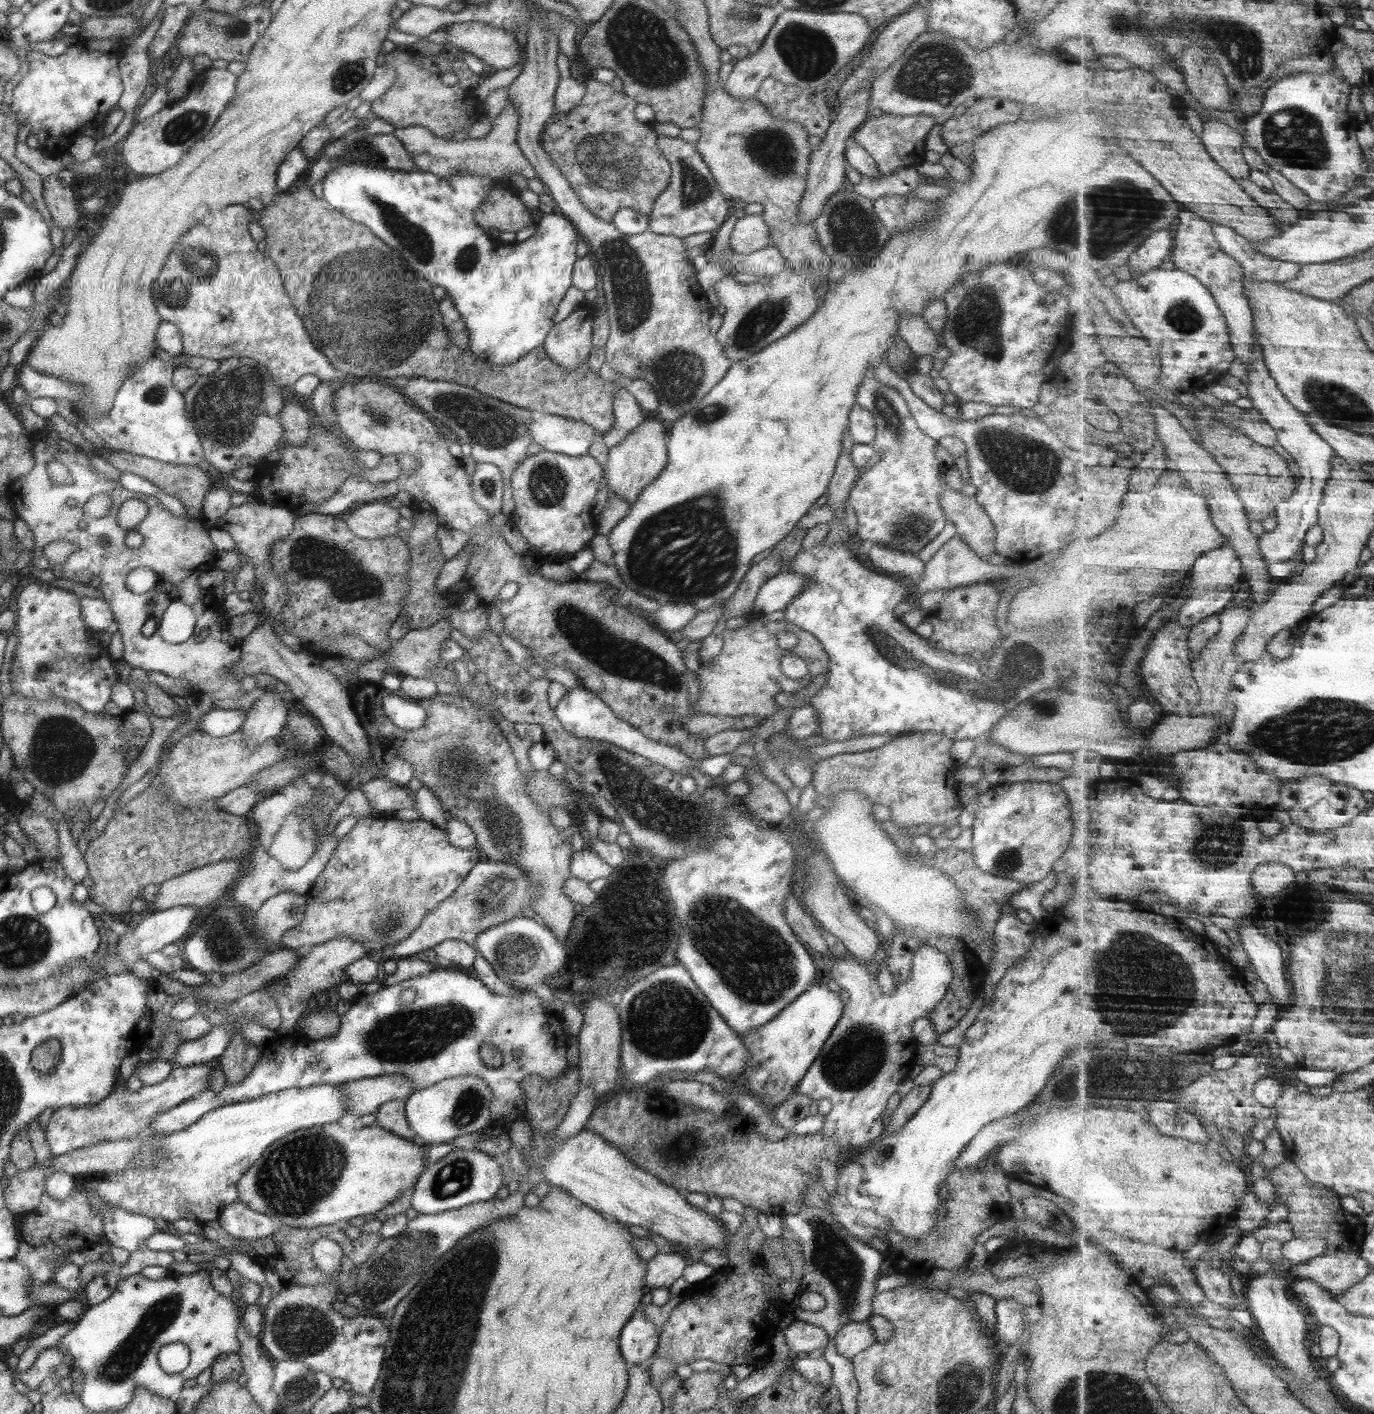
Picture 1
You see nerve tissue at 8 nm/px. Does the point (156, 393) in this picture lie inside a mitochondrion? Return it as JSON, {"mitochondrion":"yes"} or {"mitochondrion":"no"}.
{"mitochondrion":"yes"}

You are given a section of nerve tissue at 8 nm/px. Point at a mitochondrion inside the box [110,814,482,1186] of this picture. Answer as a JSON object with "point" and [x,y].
{"point":[417,1035]}

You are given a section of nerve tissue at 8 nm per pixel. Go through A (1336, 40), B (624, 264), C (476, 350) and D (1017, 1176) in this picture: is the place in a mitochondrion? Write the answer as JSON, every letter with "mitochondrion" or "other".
{"A":"other","B":"mitochondrion","C":"other","D":"other"}

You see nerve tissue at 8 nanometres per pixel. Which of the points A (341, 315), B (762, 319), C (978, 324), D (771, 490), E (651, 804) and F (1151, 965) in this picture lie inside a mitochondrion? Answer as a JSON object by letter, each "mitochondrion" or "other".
{"A":"mitochondrion","B":"mitochondrion","C":"mitochondrion","D":"other","E":"mitochondrion","F":"mitochondrion"}

